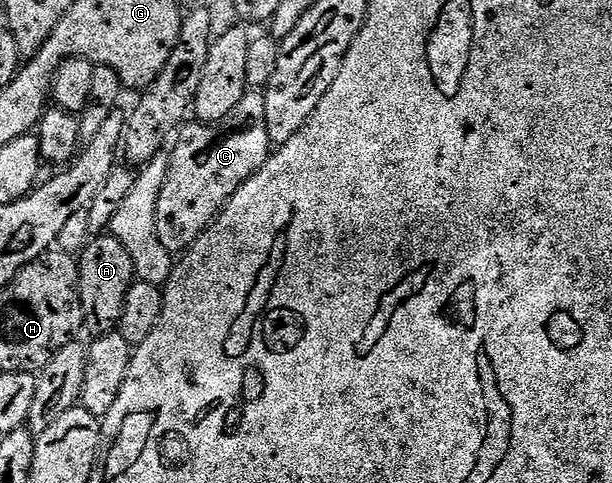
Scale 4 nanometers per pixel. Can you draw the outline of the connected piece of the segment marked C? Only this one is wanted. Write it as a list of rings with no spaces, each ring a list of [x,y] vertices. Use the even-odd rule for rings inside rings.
[[[248,90],[237,109],[220,123],[188,122],[178,132],[178,139],[179,144],[170,148],[171,160],[159,183],[153,214],[161,245],[172,253],[186,253],[215,222],[239,186],[257,174],[273,153],[269,125],[265,125],[264,92]]]

